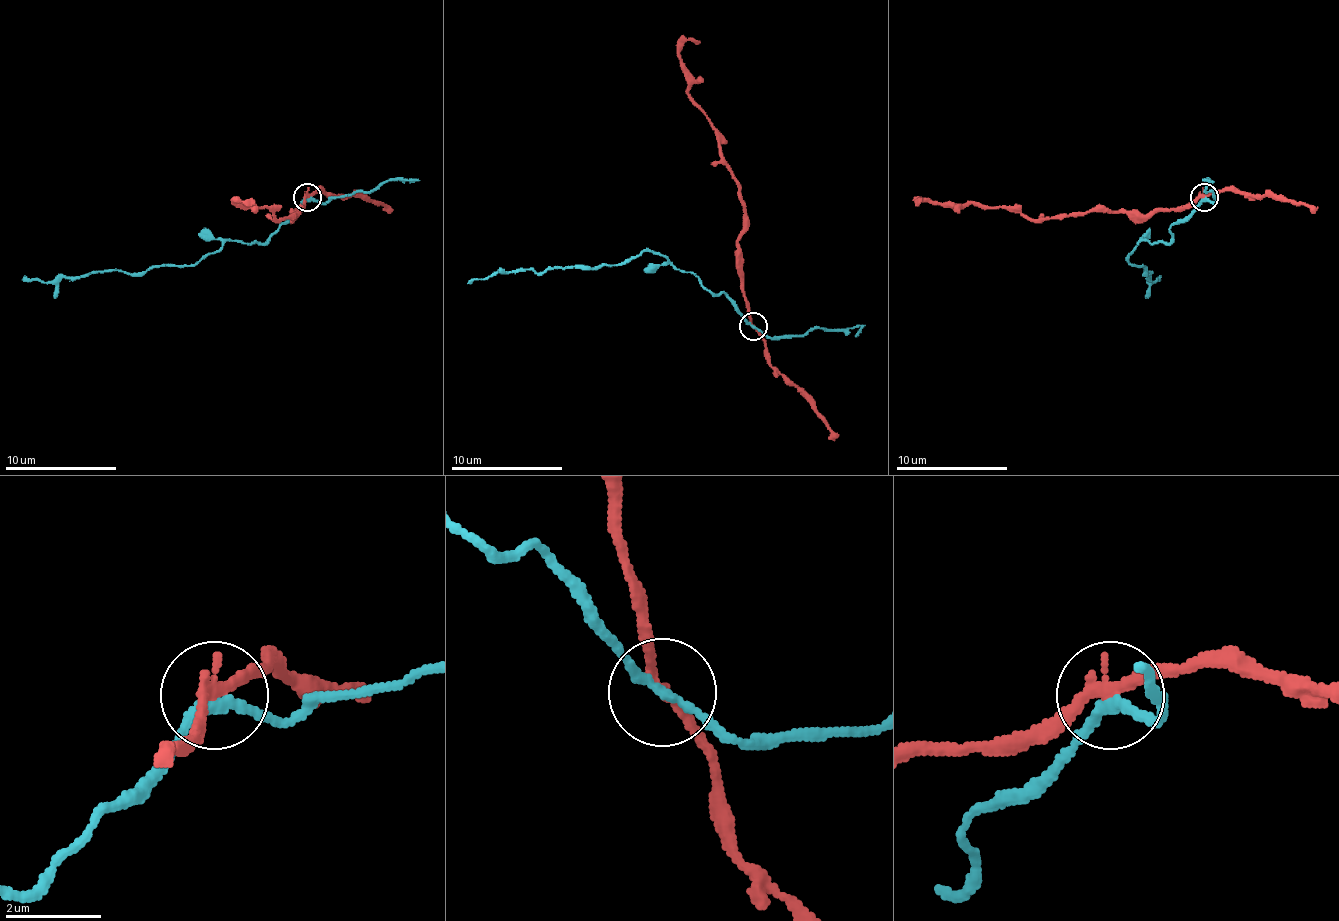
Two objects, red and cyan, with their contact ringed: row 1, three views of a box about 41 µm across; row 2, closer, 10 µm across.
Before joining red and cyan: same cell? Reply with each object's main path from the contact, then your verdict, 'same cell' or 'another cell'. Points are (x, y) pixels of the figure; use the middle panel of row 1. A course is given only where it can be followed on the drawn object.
red via (752, 326), (741, 270), (741, 186), (688, 90), (679, 57), (688, 40), (699, 43) | cyan via (752, 326), (724, 292), (716, 295), (674, 264), (643, 250), (618, 264), (492, 273), (466, 284) | another cell

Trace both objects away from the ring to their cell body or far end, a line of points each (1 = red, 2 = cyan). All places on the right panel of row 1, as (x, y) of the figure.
1: (1203, 198), (1147, 214), (1105, 209), (1032, 220), (1007, 209), (946, 206), (934, 200), (918, 200), (920, 203)
2: (1203, 198), (1170, 228), (1172, 237), (1167, 242), (1142, 240), (1128, 262), (1142, 265), (1150, 282), (1161, 279)

